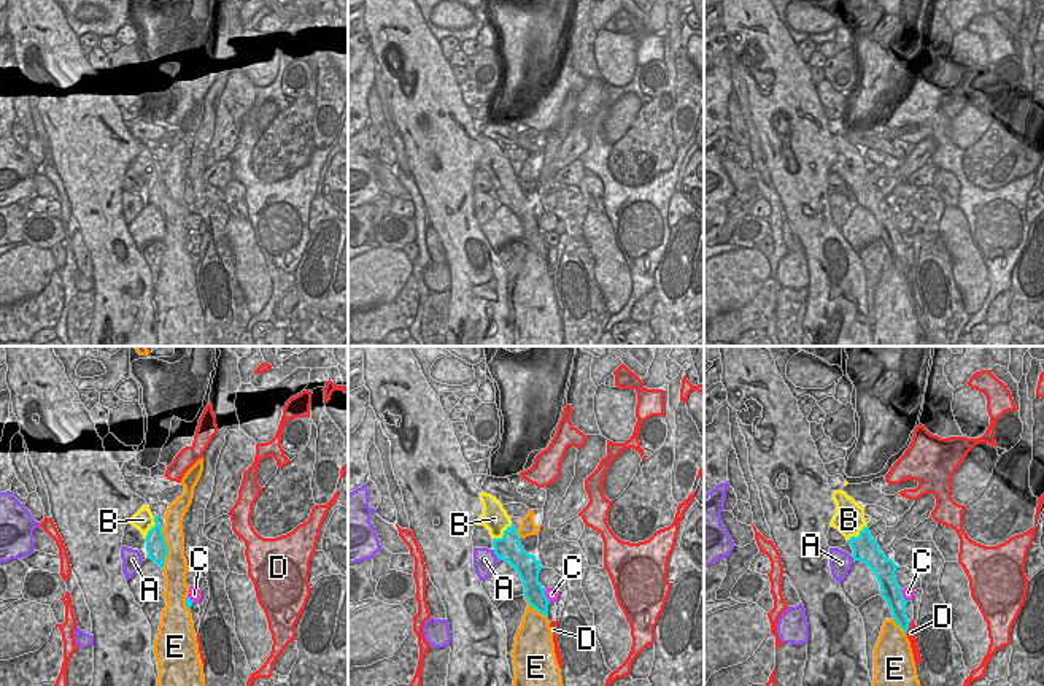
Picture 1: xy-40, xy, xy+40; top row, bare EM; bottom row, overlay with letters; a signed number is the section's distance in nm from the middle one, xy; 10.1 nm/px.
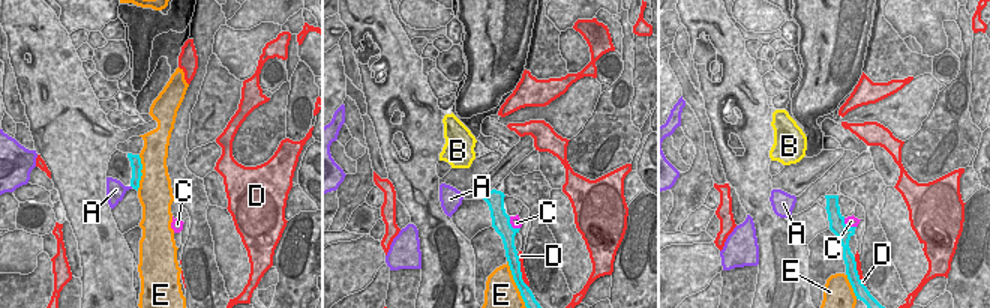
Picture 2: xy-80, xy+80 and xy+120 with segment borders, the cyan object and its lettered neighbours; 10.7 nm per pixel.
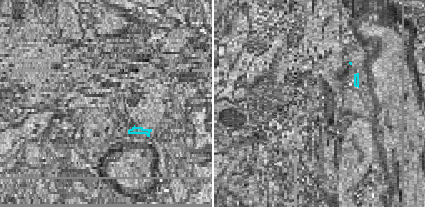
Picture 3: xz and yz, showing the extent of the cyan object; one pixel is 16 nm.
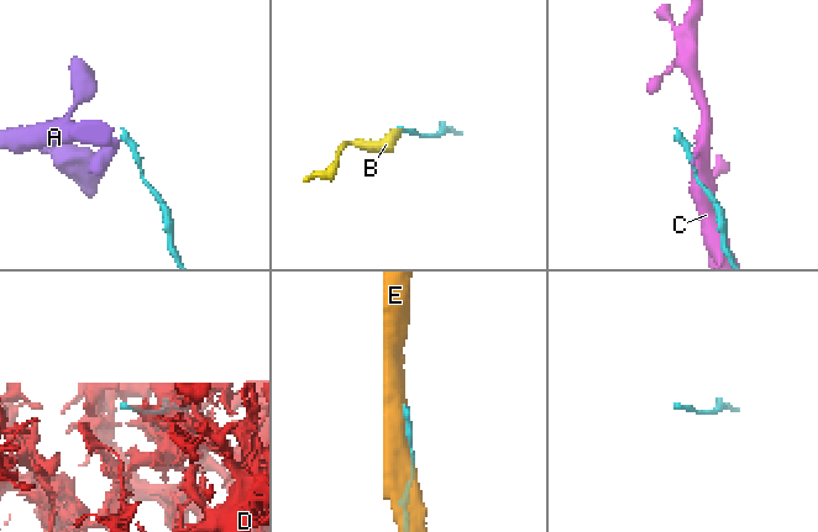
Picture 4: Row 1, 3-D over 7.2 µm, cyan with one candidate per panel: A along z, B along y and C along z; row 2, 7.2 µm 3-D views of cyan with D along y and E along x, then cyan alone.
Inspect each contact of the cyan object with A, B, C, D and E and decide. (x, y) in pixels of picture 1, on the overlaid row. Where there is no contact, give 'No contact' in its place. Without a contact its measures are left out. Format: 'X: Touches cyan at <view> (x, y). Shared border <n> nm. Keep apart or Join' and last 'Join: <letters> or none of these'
A: Touches cyan at xy (496, 554). Shared border 140 nm. Keep apart
B: Touches cyan at xy (504, 534). Shared border 280 nm. Join
C: Touches cyan at xy (545, 596). Shared border 150 nm. Keep apart
D: Touches cyan at xy+40 (908, 628). Shared border 150 nm. Keep apart
E: Touches cyan at xy-40 (167, 550). Shared border 440 nm. Keep apart
Join: B.

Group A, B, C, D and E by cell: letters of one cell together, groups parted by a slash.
A / B / C / D / E

